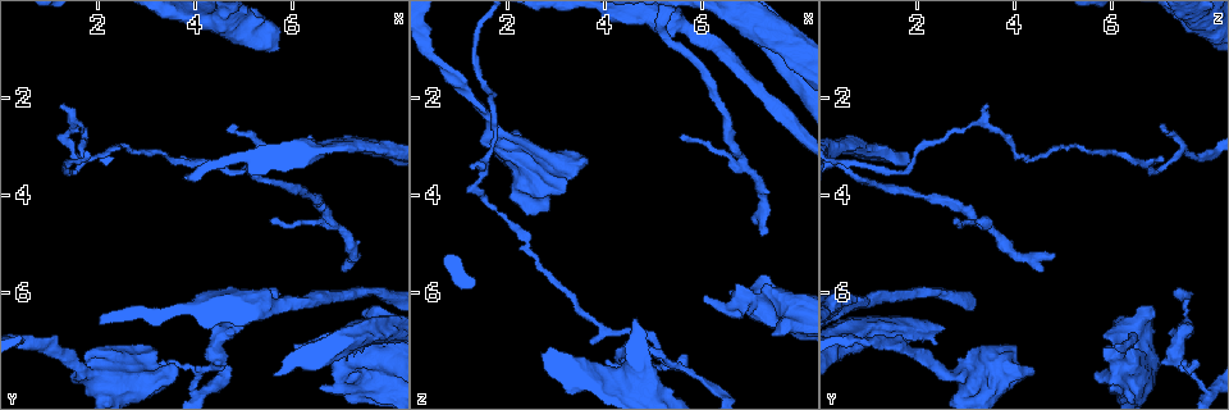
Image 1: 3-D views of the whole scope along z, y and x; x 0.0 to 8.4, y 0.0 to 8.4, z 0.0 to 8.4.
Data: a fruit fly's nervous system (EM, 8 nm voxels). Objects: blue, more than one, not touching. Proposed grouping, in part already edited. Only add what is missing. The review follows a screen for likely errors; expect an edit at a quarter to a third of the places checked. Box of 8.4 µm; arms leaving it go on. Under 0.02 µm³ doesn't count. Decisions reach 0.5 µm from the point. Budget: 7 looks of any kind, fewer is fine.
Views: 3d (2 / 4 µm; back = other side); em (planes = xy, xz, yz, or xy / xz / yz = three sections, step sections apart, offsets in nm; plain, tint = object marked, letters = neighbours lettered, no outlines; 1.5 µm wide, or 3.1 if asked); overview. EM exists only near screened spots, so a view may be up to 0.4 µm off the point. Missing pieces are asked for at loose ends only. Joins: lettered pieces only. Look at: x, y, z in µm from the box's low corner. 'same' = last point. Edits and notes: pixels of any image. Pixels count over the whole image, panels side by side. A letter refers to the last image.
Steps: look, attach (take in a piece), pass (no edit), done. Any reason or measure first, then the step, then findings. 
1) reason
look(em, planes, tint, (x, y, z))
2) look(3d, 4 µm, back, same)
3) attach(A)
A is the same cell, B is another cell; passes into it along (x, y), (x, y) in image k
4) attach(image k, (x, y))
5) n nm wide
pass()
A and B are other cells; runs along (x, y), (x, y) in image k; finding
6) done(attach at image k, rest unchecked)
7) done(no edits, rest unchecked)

free end
look(em, planes, tint, (7.30, 5.20, 4.85))

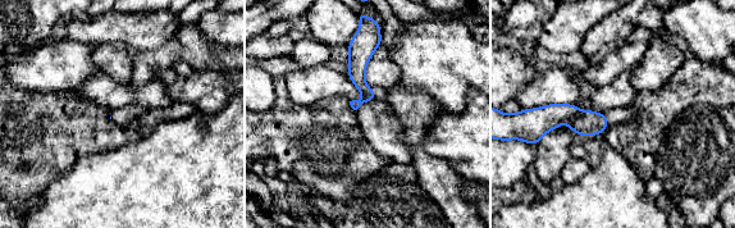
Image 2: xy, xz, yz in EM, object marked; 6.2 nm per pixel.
see the neighbours
look(em, planes, letters, same)

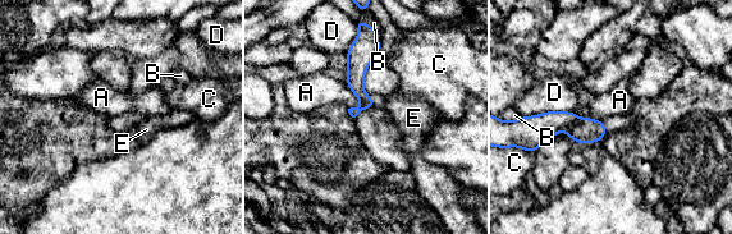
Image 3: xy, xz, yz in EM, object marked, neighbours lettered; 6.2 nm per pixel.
D touches over 320 nm
pass()
A, B, C, D and E are other cells; no lettered piece goes on from it

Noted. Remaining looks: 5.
free end
look(3d, 4 µm, (4.70, 2.55, 7.00))

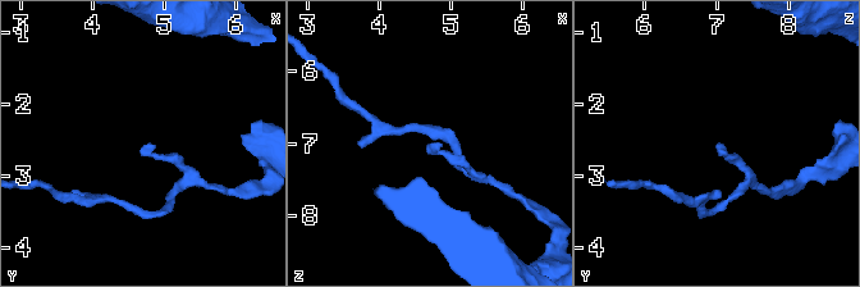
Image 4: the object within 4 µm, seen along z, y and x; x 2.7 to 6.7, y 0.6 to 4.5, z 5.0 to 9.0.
now the EM
look(em, yz, step 4, letters, (4.75, 2.55, 7.00))

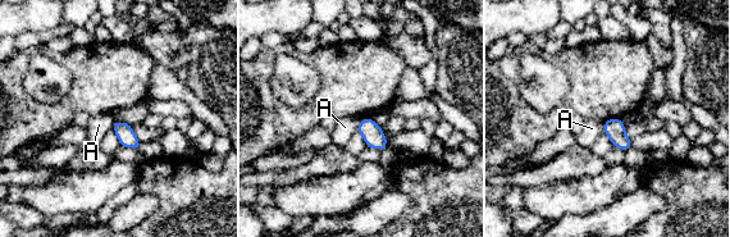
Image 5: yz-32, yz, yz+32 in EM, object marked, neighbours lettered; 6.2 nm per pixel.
look(em, planes, letters, same)

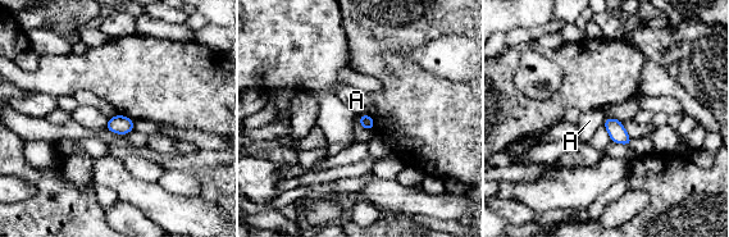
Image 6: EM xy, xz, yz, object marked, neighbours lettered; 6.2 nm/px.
90 nm wide
pass()
A is another cell; border along (367, 112), (358, 115) in image 6; no lettered piece goes on from it

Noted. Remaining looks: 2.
tapers out
look(3d, 4 µm, (3.35, 7.40, 7.50))

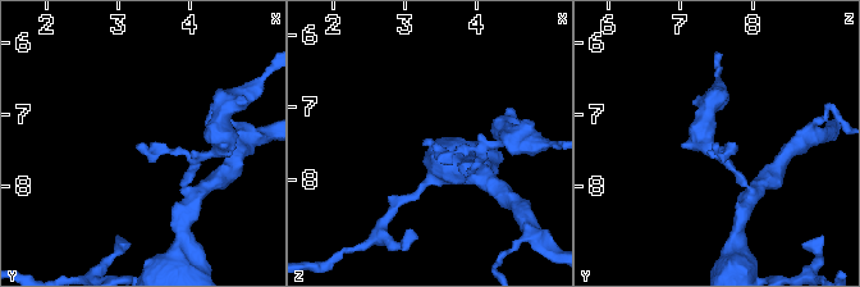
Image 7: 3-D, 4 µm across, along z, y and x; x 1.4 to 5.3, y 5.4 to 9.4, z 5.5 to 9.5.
need the tissue
look(em, yz, step 4, letters, (3.35, 7.35, 7.50))

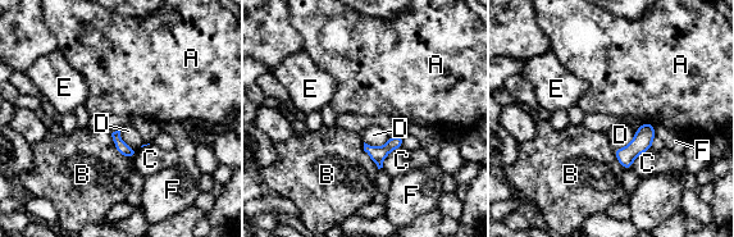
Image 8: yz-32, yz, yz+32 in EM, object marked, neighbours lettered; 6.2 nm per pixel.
pass()
A, B, C, D, E and F are other cells; border along (641, 122), (648, 122), (655, 126) in image 8; no lettered piece goes on from it

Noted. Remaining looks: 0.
done(no edits, rest unchecked)

